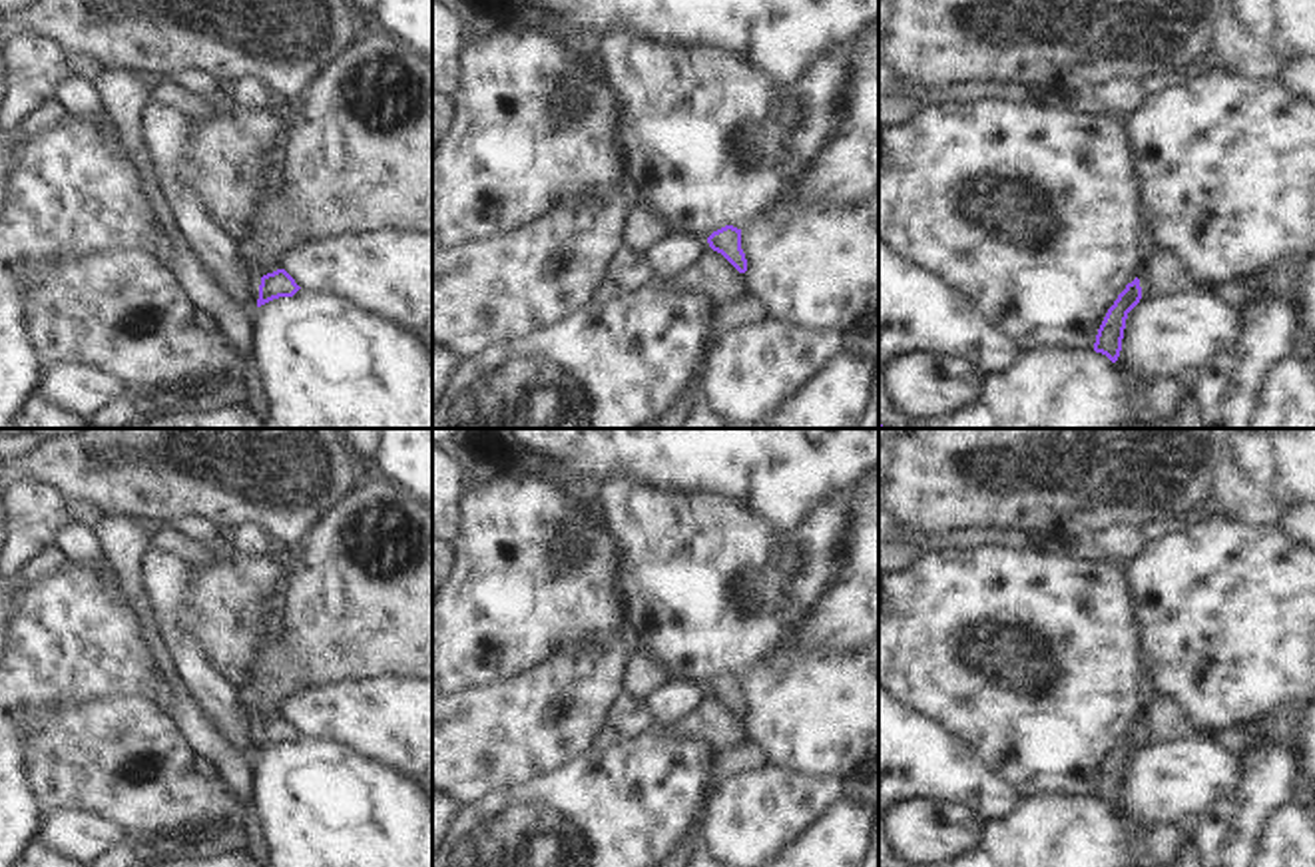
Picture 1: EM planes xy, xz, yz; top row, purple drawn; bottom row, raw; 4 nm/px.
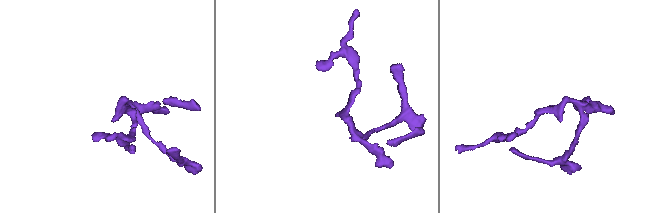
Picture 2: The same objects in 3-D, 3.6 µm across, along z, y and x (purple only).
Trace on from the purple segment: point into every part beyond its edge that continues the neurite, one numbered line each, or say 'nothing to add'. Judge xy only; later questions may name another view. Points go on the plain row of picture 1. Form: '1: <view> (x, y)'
nothing to add.

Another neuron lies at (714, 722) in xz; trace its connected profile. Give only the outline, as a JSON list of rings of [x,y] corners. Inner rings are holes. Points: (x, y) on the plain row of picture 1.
[[[709,696],[697,712],[677,725],[677,733],[713,743],[719,751],[737,747],[745,739],[751,739],[747,720],[739,720],[713,696]]]

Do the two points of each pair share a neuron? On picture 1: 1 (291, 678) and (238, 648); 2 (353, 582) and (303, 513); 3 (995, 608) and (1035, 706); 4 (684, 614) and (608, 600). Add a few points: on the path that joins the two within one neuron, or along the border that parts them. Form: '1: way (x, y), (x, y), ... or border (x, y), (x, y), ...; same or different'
1: border (271, 614), (260, 634), (256, 674), (242, 692); different
2: border (347, 497), (301, 541); different
3: way (999, 632), (1029, 664), (1029, 682); same
4: border (630, 559), (624, 571), (626, 616); different

